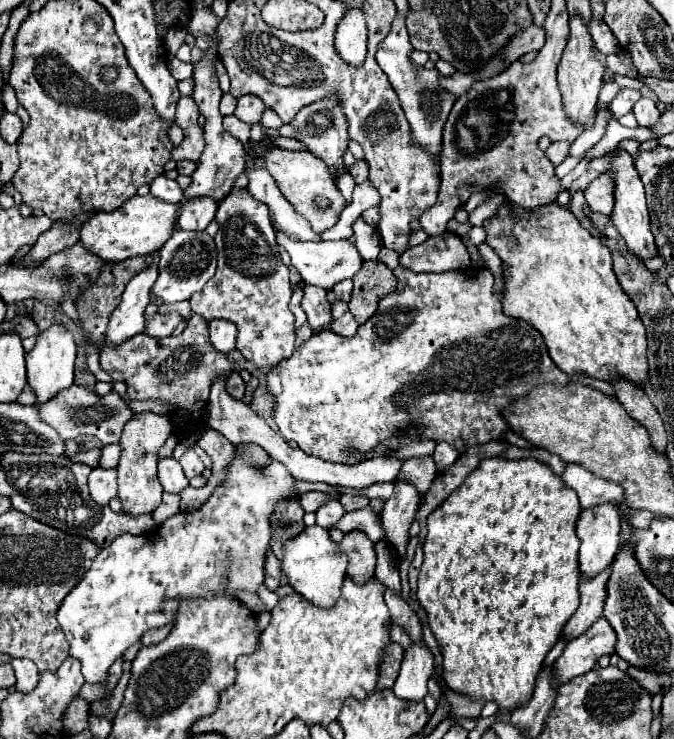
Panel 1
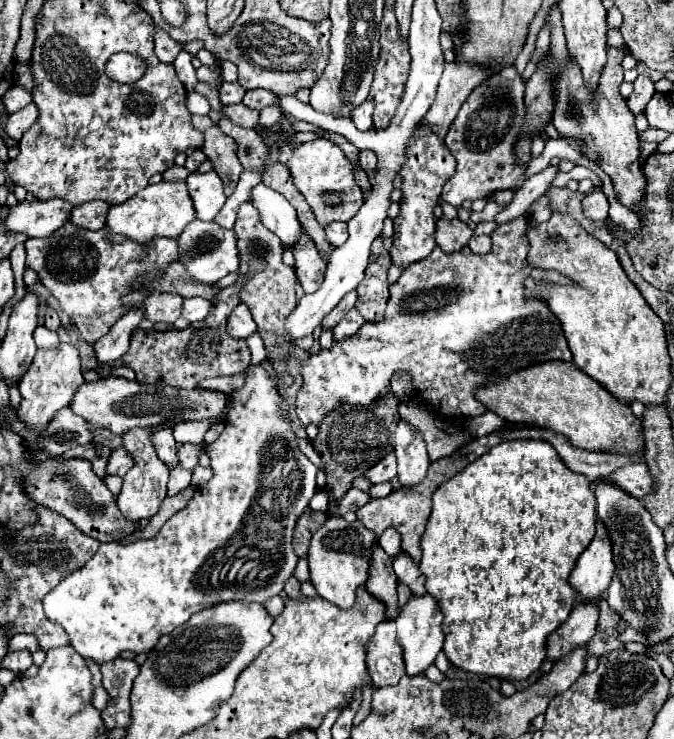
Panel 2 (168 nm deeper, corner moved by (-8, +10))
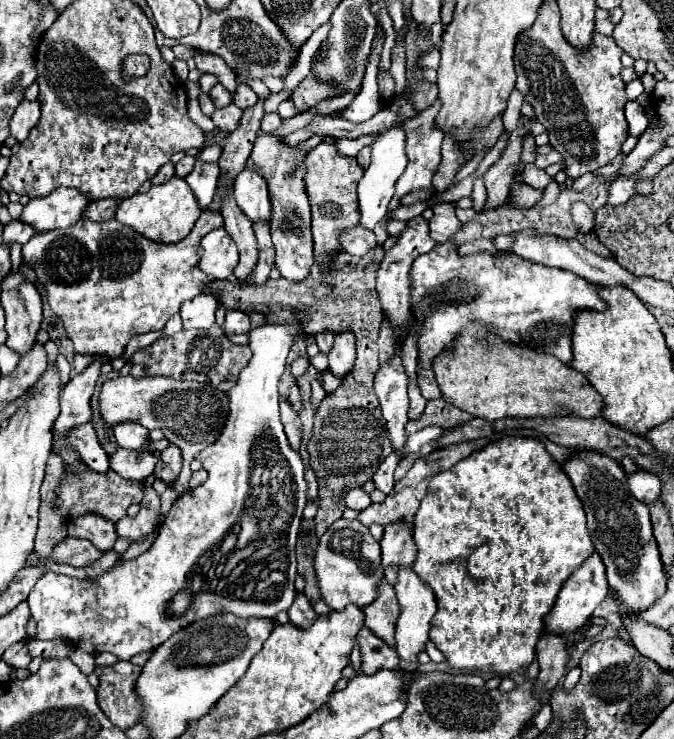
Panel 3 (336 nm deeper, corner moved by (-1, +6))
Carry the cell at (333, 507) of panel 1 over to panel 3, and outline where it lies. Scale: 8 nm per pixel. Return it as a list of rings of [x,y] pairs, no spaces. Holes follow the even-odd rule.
[[[351,488],[351,490],[347,492],[347,496],[345,496],[345,506],[347,506],[347,508],[353,508],[353,510],[357,510],[357,512],[365,510],[369,504],[371,504],[371,498],[369,498],[369,494],[365,494],[361,488]]]

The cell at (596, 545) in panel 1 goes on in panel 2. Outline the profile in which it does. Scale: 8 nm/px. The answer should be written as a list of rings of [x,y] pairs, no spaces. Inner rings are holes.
[[[598,520],[592,544],[582,552],[574,570],[570,572],[570,586],[578,592],[576,602],[596,602],[610,586],[614,576],[612,548],[608,532]]]

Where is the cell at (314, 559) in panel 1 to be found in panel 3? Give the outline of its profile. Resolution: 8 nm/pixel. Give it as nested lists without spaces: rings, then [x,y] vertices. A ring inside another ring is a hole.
[[[337,520],[319,538],[315,550],[315,574],[319,580],[321,598],[331,610],[345,610],[347,604],[357,604],[359,608],[375,600],[375,586],[383,578],[381,568],[381,548],[359,520]]]

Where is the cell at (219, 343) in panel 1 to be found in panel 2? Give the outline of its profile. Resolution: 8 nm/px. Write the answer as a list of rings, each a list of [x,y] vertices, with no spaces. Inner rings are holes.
[[[238,304],[234,308],[234,312],[228,318],[228,328],[226,332],[230,332],[230,336],[234,338],[248,338],[250,334],[254,334],[258,328],[250,316],[250,310],[246,308],[246,304]]]

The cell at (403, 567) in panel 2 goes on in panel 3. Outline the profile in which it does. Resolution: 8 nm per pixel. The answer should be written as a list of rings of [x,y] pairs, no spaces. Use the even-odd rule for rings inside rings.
[[[405,522],[389,524],[381,538],[381,550],[383,550],[383,560],[381,560],[383,568],[387,566],[413,568],[417,548],[413,544],[411,528]]]

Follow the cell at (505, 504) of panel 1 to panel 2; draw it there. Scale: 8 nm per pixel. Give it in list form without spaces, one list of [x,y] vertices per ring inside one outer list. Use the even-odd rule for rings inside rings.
[[[512,440],[512,442],[500,442],[490,452],[468,464],[460,474],[454,476],[454,480],[442,482],[438,490],[432,494],[432,514],[426,524],[426,532],[422,534],[420,548],[422,548],[422,560],[420,570],[426,576],[426,592],[432,594],[440,602],[440,610],[444,614],[442,630],[444,630],[444,652],[448,660],[466,672],[474,674],[490,674],[504,680],[526,680],[530,674],[534,674],[540,664],[546,658],[546,638],[550,632],[554,632],[570,614],[576,602],[576,590],[568,584],[570,570],[574,568],[578,556],[588,548],[596,534],[596,498],[590,486],[590,480],[586,476],[576,474],[564,466],[558,452],[548,444],[546,440]]]

